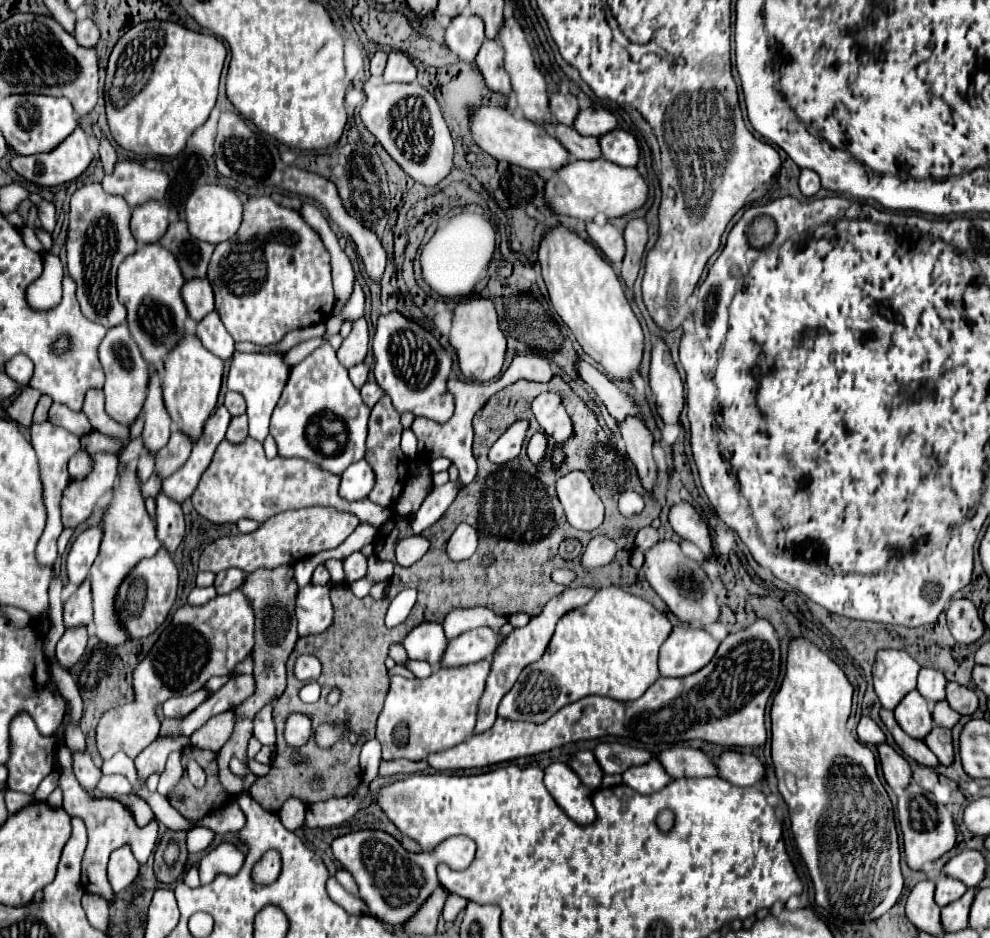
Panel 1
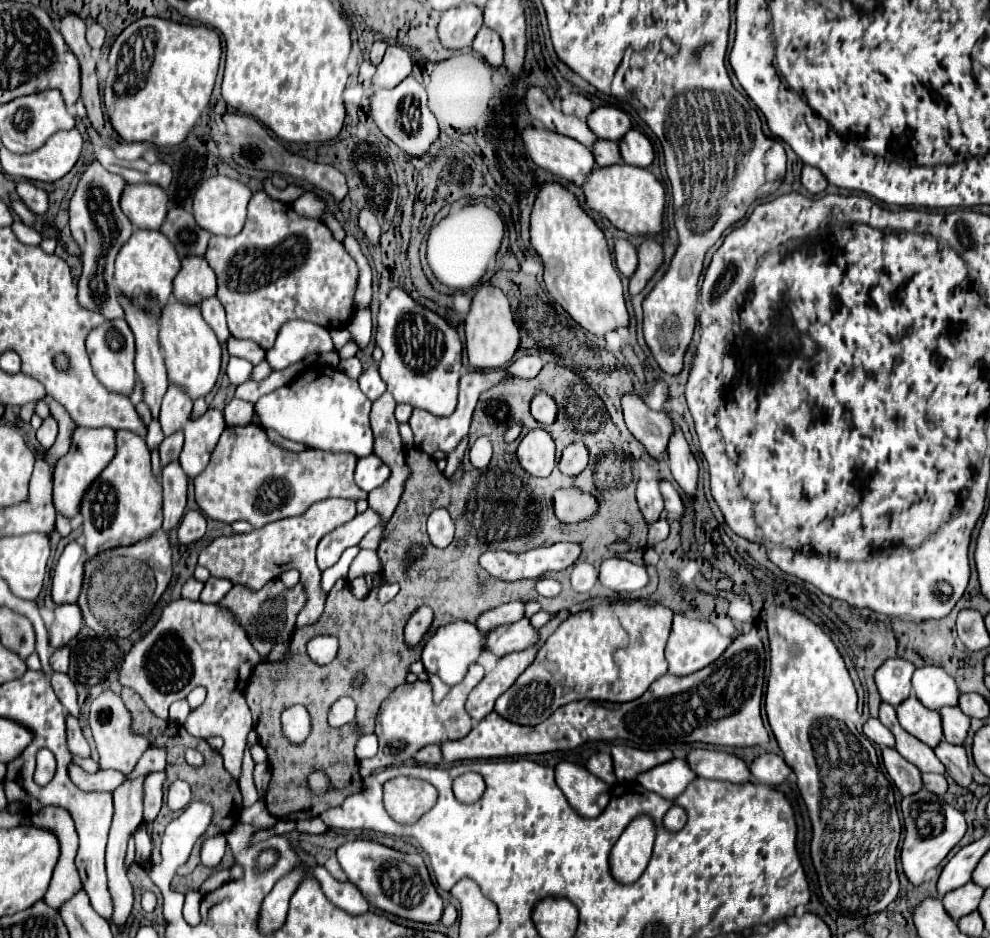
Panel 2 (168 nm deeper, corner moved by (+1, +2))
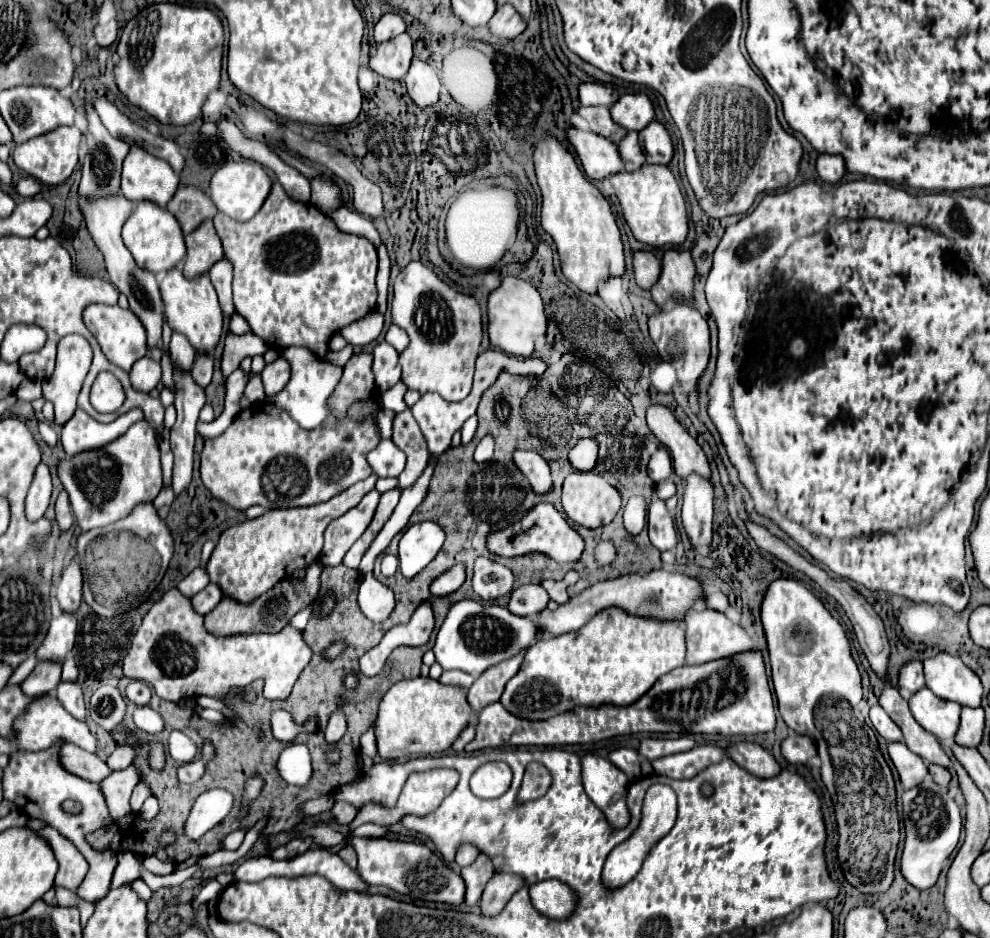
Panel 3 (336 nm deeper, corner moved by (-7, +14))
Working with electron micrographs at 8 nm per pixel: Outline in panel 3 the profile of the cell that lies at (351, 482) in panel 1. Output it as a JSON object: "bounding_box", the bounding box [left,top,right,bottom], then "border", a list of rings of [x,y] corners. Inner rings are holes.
{"bounding_box":[368,439,406,477],"border":[[[388,439],[380,441],[378,447],[368,453],[368,463],[378,477],[398,477],[404,471],[406,455]]]}

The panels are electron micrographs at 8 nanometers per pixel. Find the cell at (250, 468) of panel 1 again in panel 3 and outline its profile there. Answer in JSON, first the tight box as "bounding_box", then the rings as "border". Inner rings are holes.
{"bounding_box":[200,351,380,511],"border":[[[362,351],[350,357],[344,365],[340,389],[336,389],[336,413],[332,413],[332,421],[326,421],[320,429],[300,429],[288,413],[280,413],[280,409],[268,405],[268,401],[242,409],[220,437],[204,441],[200,465],[204,487],[218,501],[244,511],[252,505],[262,505],[264,509],[316,505],[368,479],[372,469],[366,455],[380,443],[376,427],[372,425],[374,415],[356,425],[346,419],[346,411],[356,399],[374,397],[376,391],[370,365],[370,353]],[[338,419],[344,419],[344,423],[338,425]]]}

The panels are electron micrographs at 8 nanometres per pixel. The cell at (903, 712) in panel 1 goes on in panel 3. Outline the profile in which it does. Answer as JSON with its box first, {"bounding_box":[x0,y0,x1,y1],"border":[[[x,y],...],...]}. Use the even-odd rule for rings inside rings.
{"bounding_box":[910,687,960,745],"border":[[[922,687],[910,697],[910,711],[914,719],[932,735],[936,735],[944,745],[954,741],[960,721],[960,705],[954,701],[944,701],[932,691]]]}

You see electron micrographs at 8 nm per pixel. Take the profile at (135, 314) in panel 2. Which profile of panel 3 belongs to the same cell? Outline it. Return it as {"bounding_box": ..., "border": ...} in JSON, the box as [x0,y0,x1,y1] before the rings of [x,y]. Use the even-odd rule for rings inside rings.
{"bounding_box":[80,195,164,351],"border":[[[122,195],[108,197],[104,201],[90,201],[90,203],[80,197],[80,209],[82,209],[82,215],[86,219],[86,225],[88,225],[88,231],[90,231],[92,239],[94,239],[94,243],[104,253],[110,281],[114,283],[114,287],[120,293],[124,293],[128,297],[132,313],[142,321],[142,325],[146,329],[146,335],[148,335],[148,351],[160,347],[164,319],[162,319],[162,299],[160,299],[158,281],[156,281],[154,273],[148,273],[146,269],[140,269],[136,265],[132,253],[126,249],[126,245],[122,241],[122,235],[120,235],[124,221],[132,213],[132,203],[126,197],[122,197]]]}

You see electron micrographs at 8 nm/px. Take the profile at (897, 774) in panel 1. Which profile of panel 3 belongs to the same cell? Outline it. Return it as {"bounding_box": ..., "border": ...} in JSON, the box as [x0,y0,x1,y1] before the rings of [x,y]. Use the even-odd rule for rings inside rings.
{"bounding_box":[888,743,928,789],"border":[[[888,743],[888,753],[894,767],[900,773],[900,781],[904,789],[912,789],[920,785],[928,775],[928,767],[924,765],[922,757],[912,753],[904,743]]]}

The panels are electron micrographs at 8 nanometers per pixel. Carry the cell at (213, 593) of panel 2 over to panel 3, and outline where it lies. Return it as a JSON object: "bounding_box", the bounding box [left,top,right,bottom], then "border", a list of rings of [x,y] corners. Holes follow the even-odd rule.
{"bounding_box":[192,583,222,615],"border":[[[208,583],[200,593],[196,593],[196,597],[192,597],[192,605],[200,615],[210,613],[222,599],[222,589],[216,583]]]}

